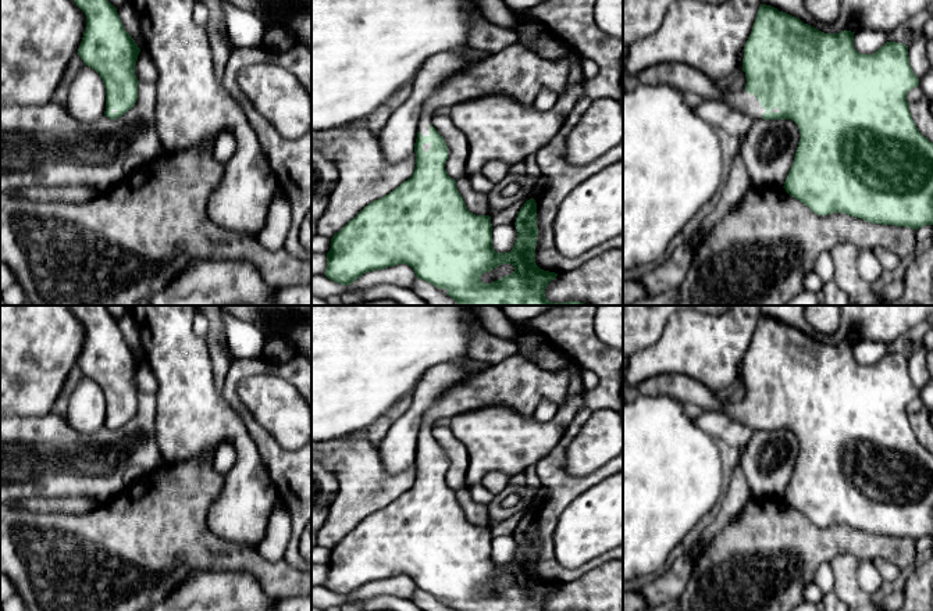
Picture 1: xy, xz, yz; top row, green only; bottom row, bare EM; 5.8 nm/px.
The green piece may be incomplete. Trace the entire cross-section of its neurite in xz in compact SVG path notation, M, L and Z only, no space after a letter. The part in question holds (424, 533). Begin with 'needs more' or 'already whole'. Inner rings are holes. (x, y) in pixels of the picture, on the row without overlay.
needs more | M513 353L438 396L425 411L417 436L413 486L389 505L366 517L331 549L324 586L349 597L366 583L406 575L413 579L417 590L438 600L446 600L446 605L453 611L546 611L545 600L558 585L544 582L535 575L538 547L535 511L527 511L517 524L514 533L517 550L513 560L509 564L496 564L492 558L491 528L476 526L467 521L456 492L445 480L448 457L431 432L437 419L453 411L464 412L489 405L508 405L524 417L533 417L541 401L560 405L567 397L569 383L569 367L548 371ZM501 575L512 575L514 582L492 594L484 594L480 590L482 585Z

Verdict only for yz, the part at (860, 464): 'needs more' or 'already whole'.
needs more

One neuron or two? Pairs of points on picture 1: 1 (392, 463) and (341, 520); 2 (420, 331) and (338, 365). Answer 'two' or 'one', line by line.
1: two
2: one

